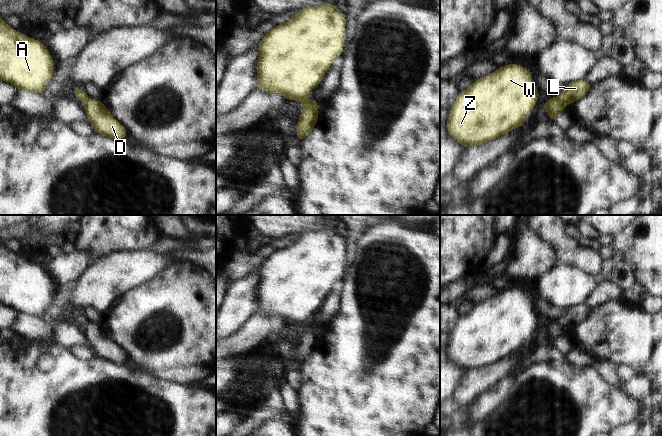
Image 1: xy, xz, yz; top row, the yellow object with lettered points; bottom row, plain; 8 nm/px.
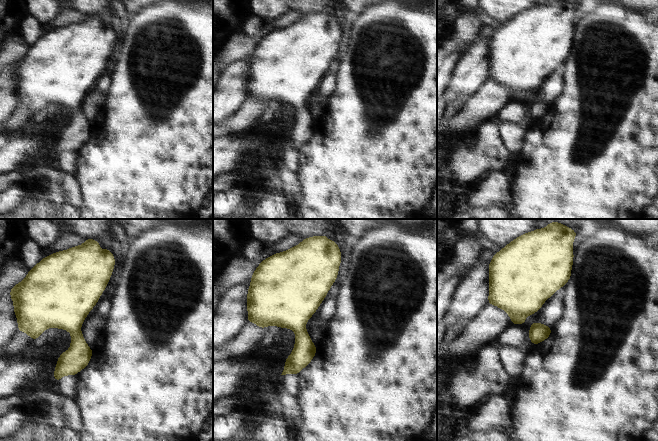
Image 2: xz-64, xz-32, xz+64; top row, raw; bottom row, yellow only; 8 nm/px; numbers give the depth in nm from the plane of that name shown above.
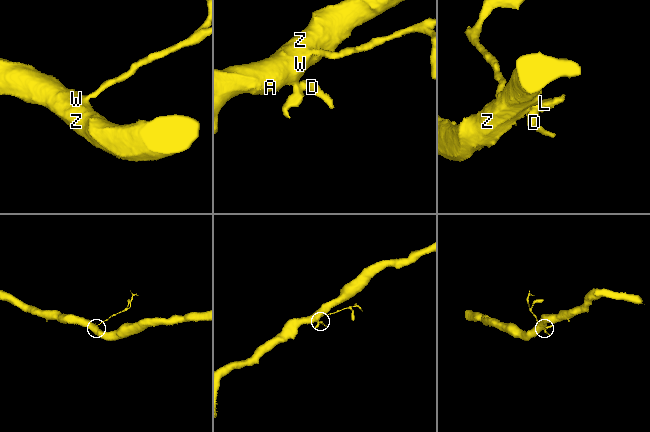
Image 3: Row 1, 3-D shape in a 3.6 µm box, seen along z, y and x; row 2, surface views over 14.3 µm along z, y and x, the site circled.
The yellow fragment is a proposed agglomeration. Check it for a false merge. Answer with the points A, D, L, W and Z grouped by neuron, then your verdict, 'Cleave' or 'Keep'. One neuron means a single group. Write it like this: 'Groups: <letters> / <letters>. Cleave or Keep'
Groups: A L W Z / D. Cleave.

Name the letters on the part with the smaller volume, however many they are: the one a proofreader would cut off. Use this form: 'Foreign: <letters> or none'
Foreign: D

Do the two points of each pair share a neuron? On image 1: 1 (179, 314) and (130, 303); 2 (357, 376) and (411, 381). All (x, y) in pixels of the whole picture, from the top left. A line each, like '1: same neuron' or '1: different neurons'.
1: same neuron
2: same neuron

